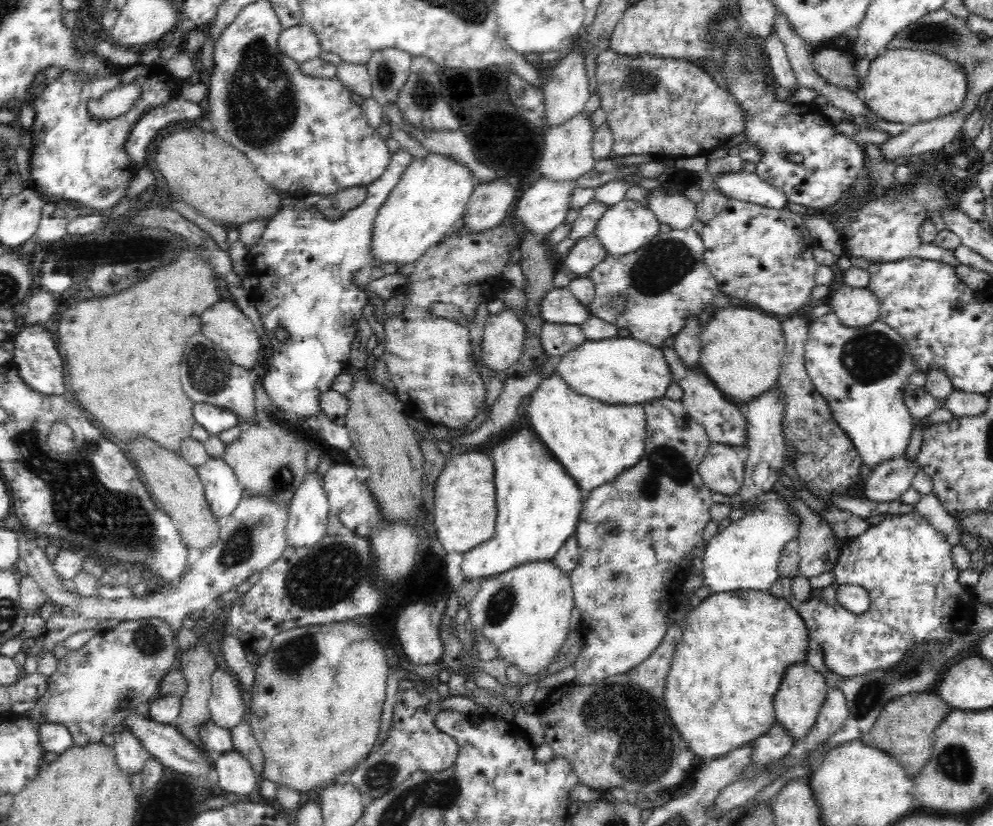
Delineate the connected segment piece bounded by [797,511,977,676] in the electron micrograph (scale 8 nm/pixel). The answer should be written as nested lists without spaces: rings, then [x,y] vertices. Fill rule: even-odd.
[[[915,511],[910,514],[890,514],[882,517],[882,522],[880,522],[877,526],[870,525],[868,530],[866,530],[866,532],[864,532],[861,536],[844,542],[838,561],[836,561],[832,570],[836,577],[836,581],[833,584],[830,584],[827,588],[820,590],[821,593],[818,594],[816,601],[805,601],[797,608],[798,613],[800,613],[802,619],[805,620],[806,627],[808,627],[809,640],[811,644],[815,645],[818,650],[823,653],[824,663],[829,668],[829,671],[834,672],[834,674],[839,674],[840,676],[856,676],[872,672],[874,669],[887,671],[896,663],[900,662],[906,654],[910,654],[910,650],[912,650],[914,645],[919,645],[924,641],[947,641],[954,635],[964,634],[964,632],[970,628],[976,611],[977,603],[975,597],[970,593],[970,590],[963,588],[963,586],[959,583],[958,574],[960,570],[954,566],[954,561],[951,556],[951,549],[953,547],[950,543],[948,543],[944,533],[934,529],[928,521]],[[842,585],[858,585],[866,589],[866,591],[870,593],[870,604],[868,610],[861,614],[855,614],[842,607],[836,599],[837,589]]]

